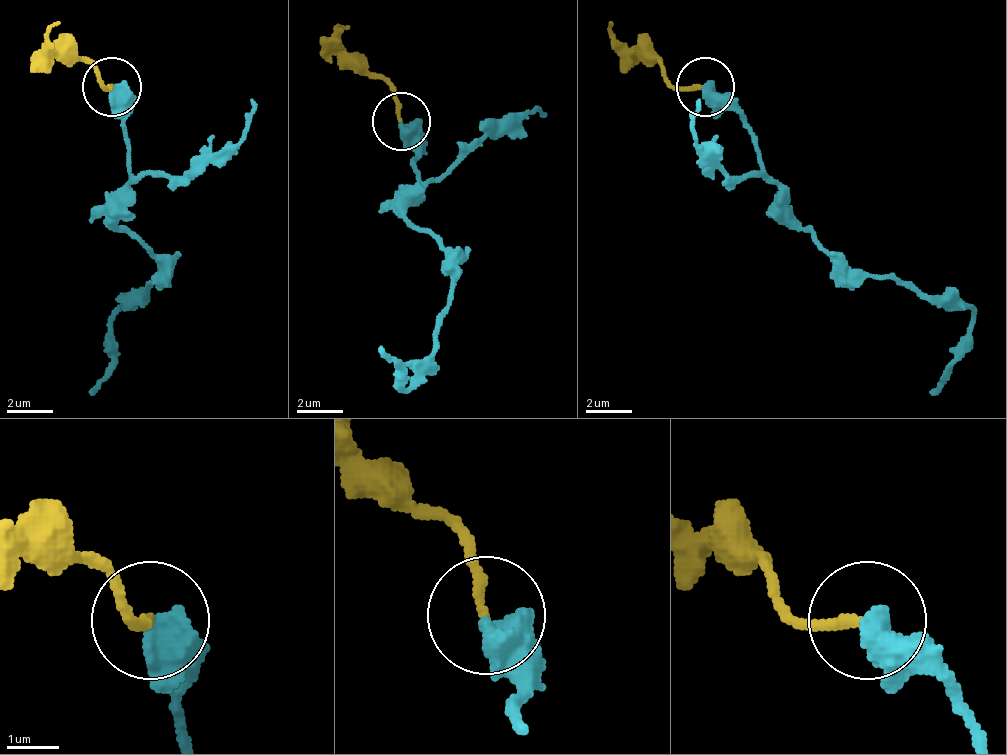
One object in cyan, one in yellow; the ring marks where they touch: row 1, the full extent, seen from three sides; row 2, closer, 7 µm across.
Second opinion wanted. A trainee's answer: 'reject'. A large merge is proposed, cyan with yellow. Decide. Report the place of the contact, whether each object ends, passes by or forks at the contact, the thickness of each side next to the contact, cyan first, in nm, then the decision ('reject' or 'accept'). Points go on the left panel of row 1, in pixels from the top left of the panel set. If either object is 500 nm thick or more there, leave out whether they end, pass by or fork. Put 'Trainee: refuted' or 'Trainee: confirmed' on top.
Trainee: confirmed
(112, 86) | cyan passes by | yellow ends | 440/190 nm | reject

